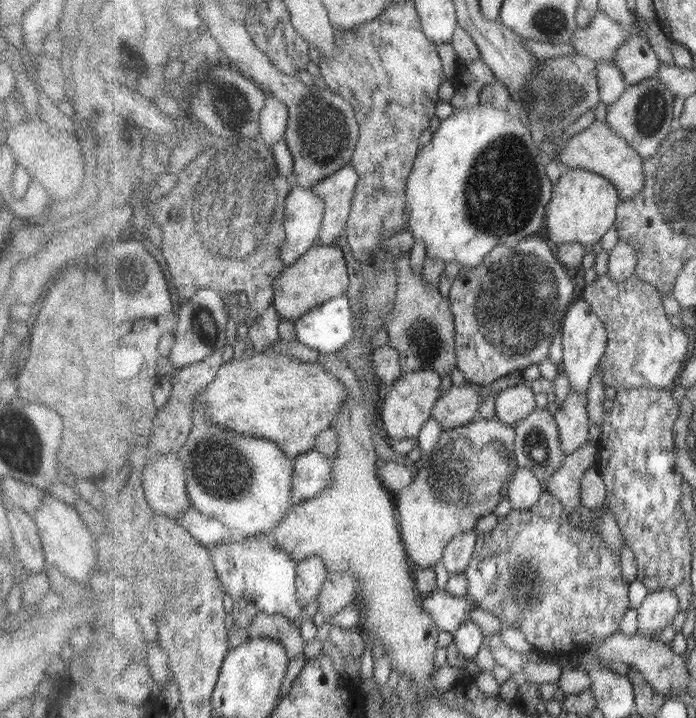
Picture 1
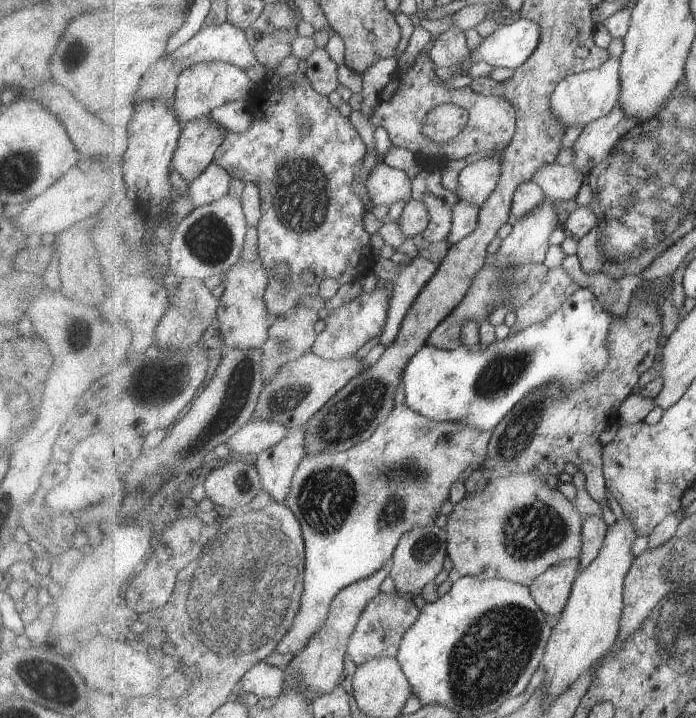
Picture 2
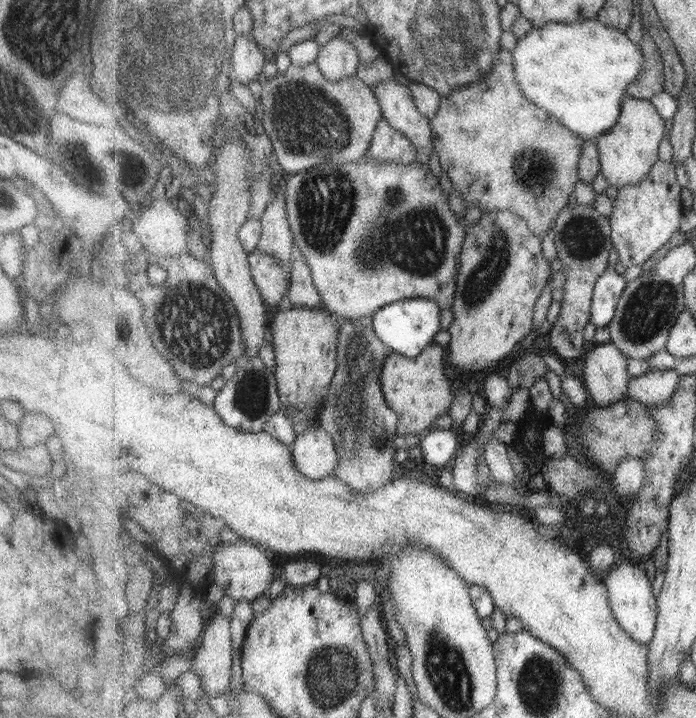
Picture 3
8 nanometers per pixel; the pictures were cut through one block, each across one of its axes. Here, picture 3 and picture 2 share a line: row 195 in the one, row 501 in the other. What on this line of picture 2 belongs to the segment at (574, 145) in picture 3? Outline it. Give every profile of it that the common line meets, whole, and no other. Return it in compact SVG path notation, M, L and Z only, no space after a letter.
M536 472L507 473L505 478L501 478L501 480L496 480L493 484L490 484L489 490L484 494L468 494L463 502L458 502L453 506L453 512L447 516L445 529L448 540L448 557L453 564L447 579L454 583L457 582L457 580L461 580L461 578L465 578L465 576L475 576L475 578L481 578L481 580L505 579L514 583L530 586L538 576L541 576L554 564L559 564L567 559L575 560L580 558L583 548L582 528L587 518L589 518L589 515L579 512L575 507L575 503L569 500L565 494L561 494L557 489L549 488L549 484L547 484L545 478L540 474Z

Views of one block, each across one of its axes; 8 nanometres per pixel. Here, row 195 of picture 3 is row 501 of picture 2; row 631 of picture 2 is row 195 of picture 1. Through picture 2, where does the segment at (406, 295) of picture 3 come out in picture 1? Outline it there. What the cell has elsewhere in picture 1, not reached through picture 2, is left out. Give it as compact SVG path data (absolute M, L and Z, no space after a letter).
M299 184L286 199L287 238L281 248L281 259L291 266L311 248L318 245L319 232L326 212L325 200L312 187Z

